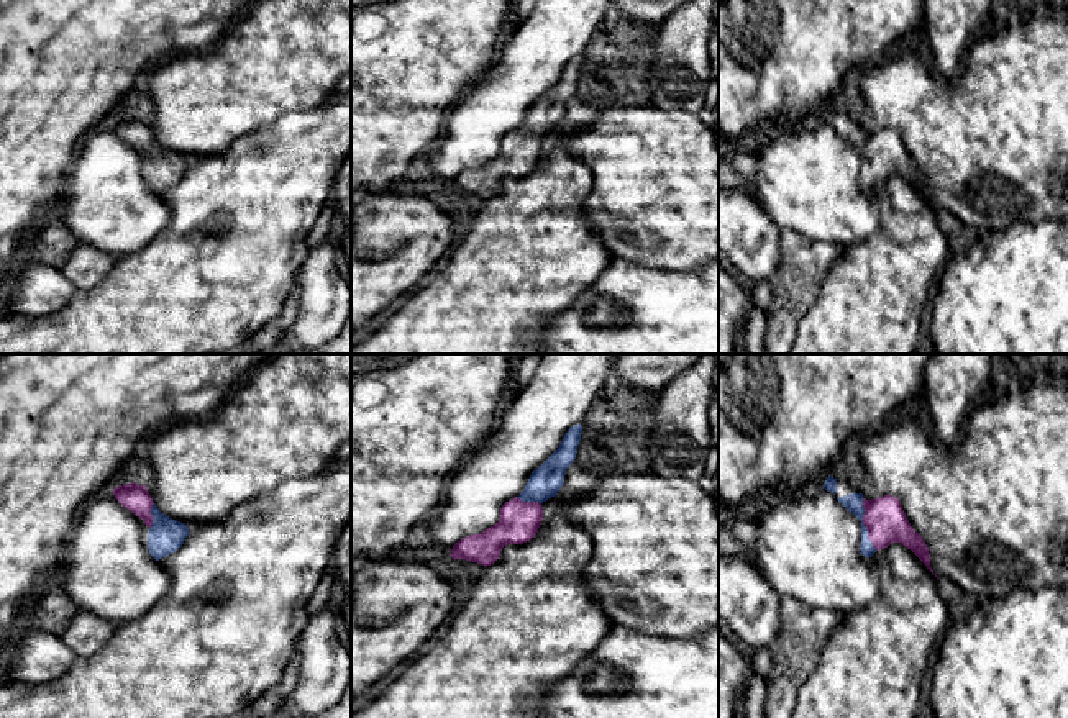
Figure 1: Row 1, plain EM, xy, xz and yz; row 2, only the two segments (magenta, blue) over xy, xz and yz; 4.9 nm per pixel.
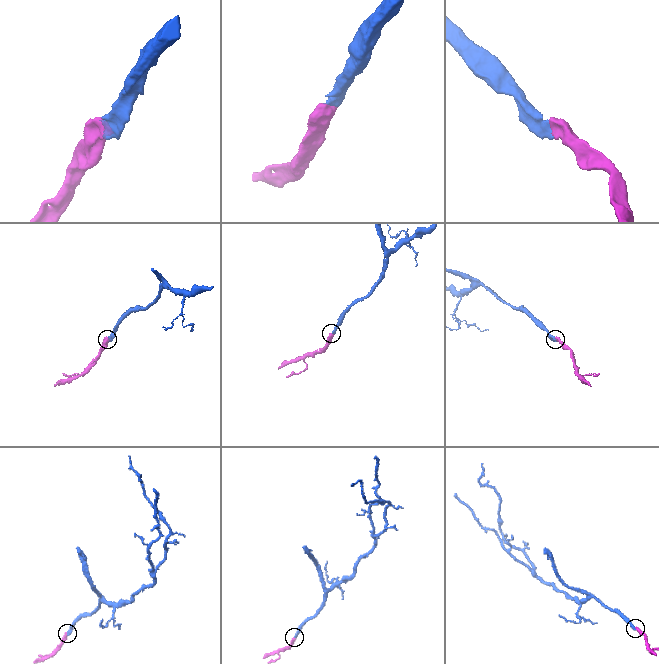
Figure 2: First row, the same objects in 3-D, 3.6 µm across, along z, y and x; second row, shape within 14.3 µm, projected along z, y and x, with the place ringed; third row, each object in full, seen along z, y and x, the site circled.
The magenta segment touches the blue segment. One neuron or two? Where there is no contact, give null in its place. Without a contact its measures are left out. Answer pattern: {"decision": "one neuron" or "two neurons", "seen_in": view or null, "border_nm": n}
{"decision": "one neuron", "seen_in": "yz", "border_nm": 260}

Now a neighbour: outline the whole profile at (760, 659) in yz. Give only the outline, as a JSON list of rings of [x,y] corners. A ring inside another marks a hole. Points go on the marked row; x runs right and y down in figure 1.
[[[768,649],[750,651],[748,657],[753,672],[769,680],[773,675],[773,659],[769,651]]]

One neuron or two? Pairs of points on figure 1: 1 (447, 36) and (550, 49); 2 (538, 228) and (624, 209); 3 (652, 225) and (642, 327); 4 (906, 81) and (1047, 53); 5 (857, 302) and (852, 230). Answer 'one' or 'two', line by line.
1: two
2: two
3: two
4: one
5: two

